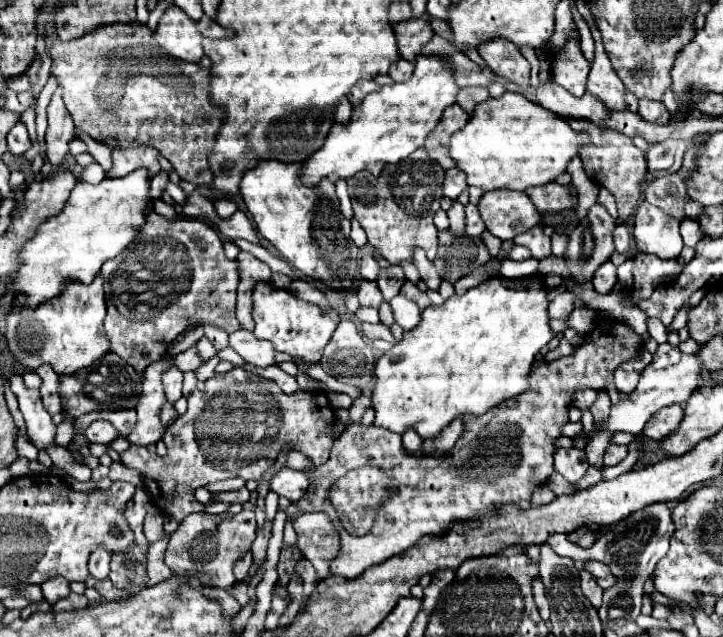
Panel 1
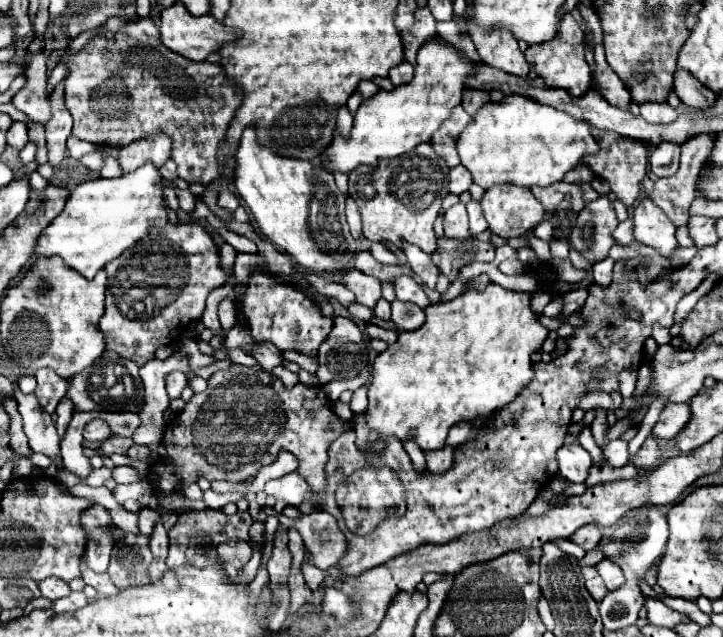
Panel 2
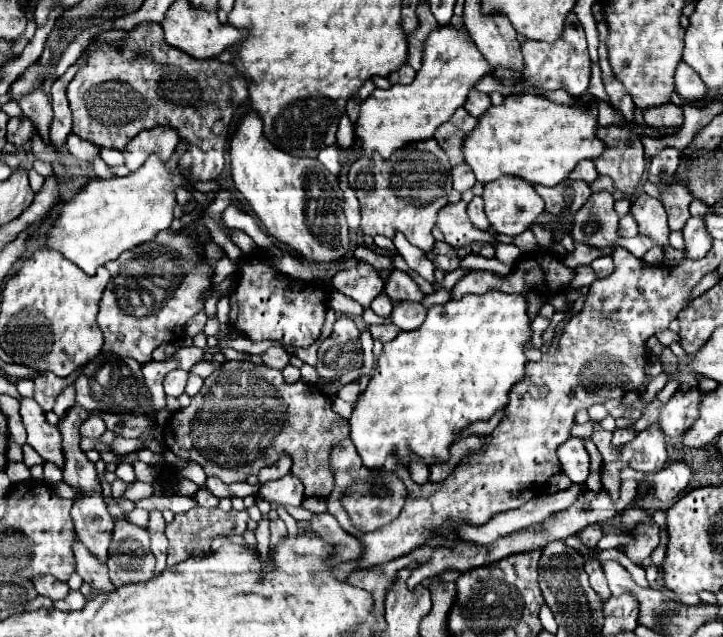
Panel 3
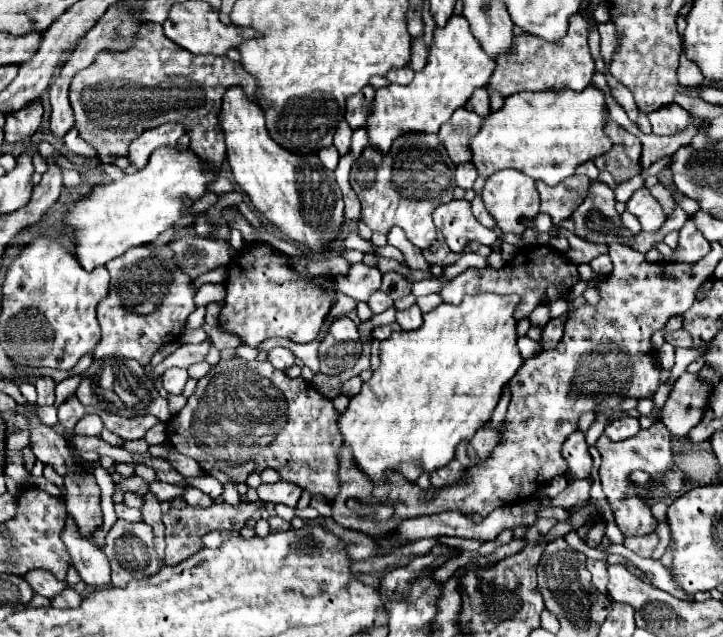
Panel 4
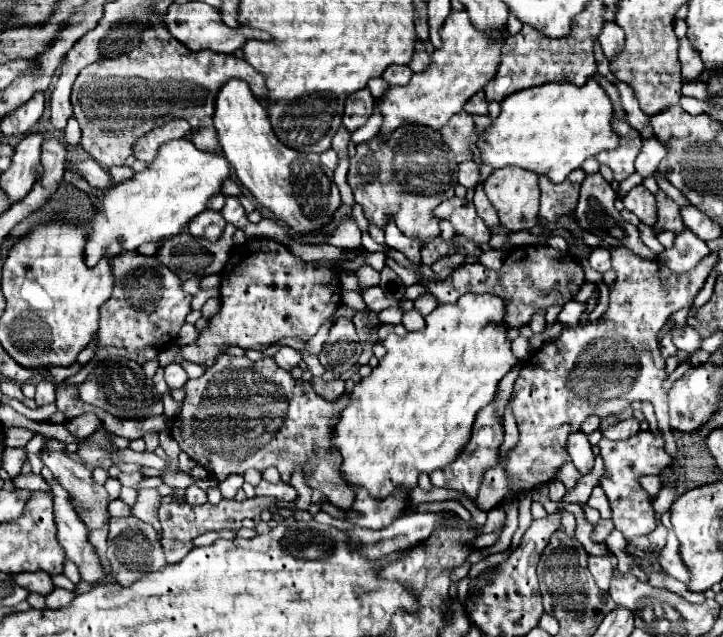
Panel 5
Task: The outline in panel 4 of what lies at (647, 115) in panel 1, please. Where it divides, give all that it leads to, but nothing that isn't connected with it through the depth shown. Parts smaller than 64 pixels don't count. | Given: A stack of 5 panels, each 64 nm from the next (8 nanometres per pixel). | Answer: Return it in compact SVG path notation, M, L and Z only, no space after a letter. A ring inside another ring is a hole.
M668 104L666 108L660 108L652 114L648 114L648 120L652 124L652 132L658 136L674 136L676 132L682 132L690 124L690 114L680 108L678 104Z

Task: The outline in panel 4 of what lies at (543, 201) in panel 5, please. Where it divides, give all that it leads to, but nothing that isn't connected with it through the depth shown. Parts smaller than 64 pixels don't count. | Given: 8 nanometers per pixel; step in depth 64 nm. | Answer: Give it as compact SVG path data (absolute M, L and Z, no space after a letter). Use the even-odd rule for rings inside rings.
M572 174L564 184L556 184L556 188L548 188L548 184L536 184L540 192L540 212L552 216L552 222L558 224L560 220L572 216L572 212L582 204L590 178L584 174Z

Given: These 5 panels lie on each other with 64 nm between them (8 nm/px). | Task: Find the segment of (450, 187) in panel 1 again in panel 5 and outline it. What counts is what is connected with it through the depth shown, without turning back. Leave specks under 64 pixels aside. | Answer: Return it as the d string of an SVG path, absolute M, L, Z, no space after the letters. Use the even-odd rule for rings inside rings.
M462 162L460 168L458 168L458 182L464 186L464 188L474 188L478 184L478 178L480 178L480 166L476 162Z

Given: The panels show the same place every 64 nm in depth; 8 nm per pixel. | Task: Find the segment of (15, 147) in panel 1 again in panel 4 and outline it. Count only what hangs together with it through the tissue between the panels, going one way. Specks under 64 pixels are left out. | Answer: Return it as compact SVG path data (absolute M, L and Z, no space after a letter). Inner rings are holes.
M34 100L26 104L24 108L8 114L6 124L4 124L6 142L22 142L24 138L28 138L30 134L38 130L40 122L42 122L42 102L40 100Z

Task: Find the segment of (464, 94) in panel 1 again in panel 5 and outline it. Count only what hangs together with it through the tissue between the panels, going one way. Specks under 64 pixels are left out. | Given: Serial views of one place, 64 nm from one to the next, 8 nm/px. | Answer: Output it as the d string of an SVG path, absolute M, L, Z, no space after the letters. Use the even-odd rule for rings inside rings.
M478 92L476 96L472 96L472 100L464 104L464 110L470 114L488 114L488 102L484 98L484 92Z

